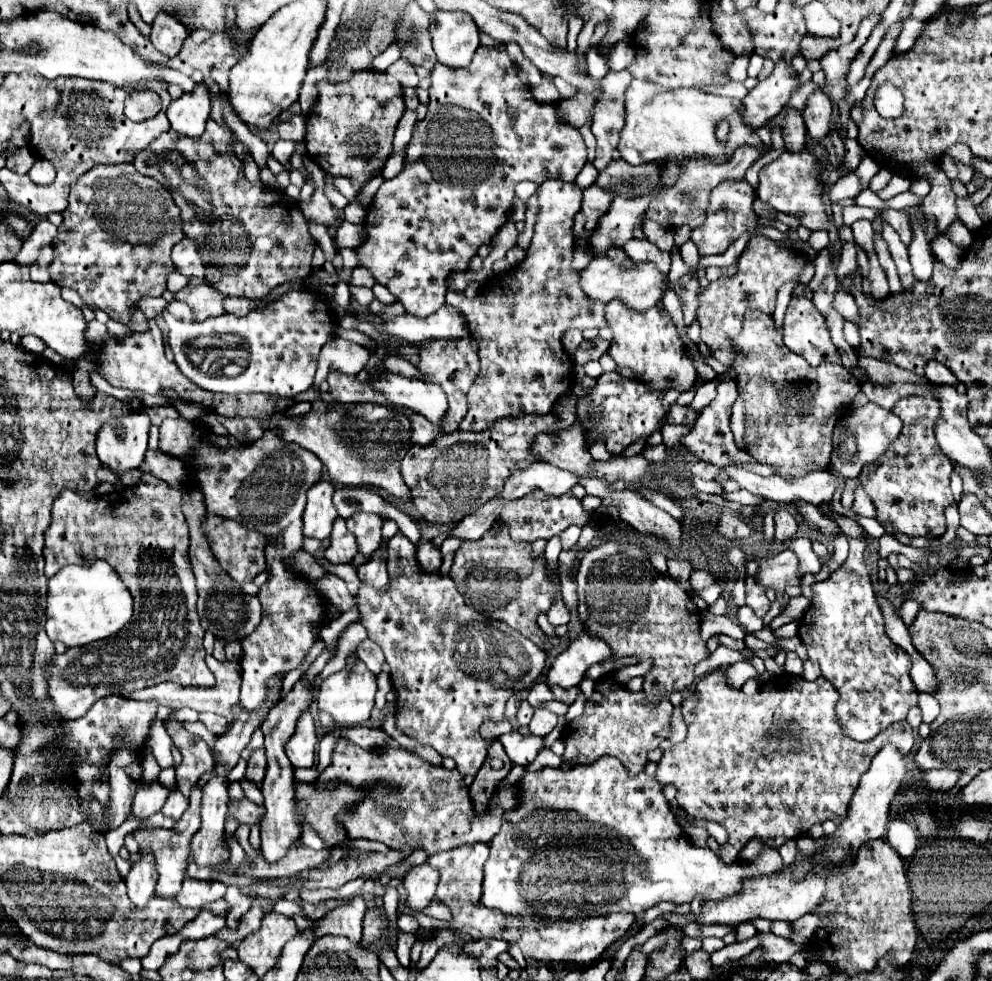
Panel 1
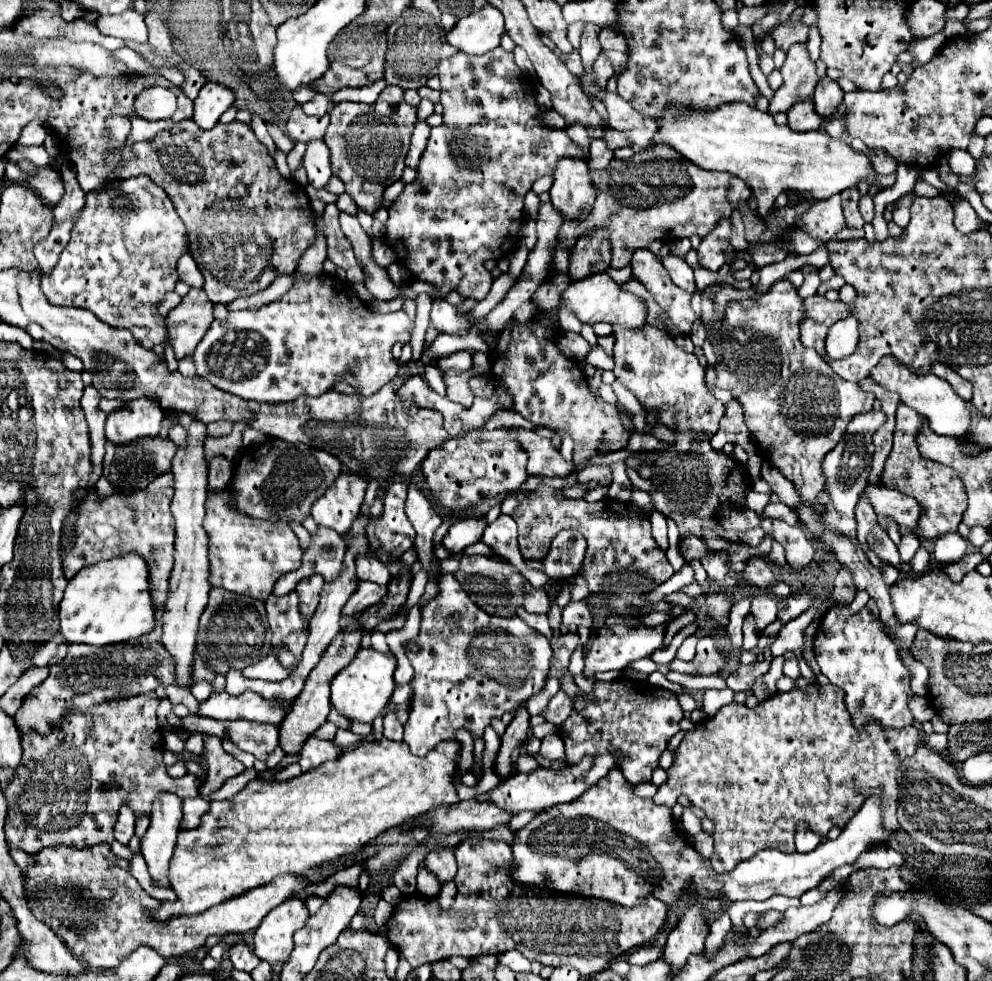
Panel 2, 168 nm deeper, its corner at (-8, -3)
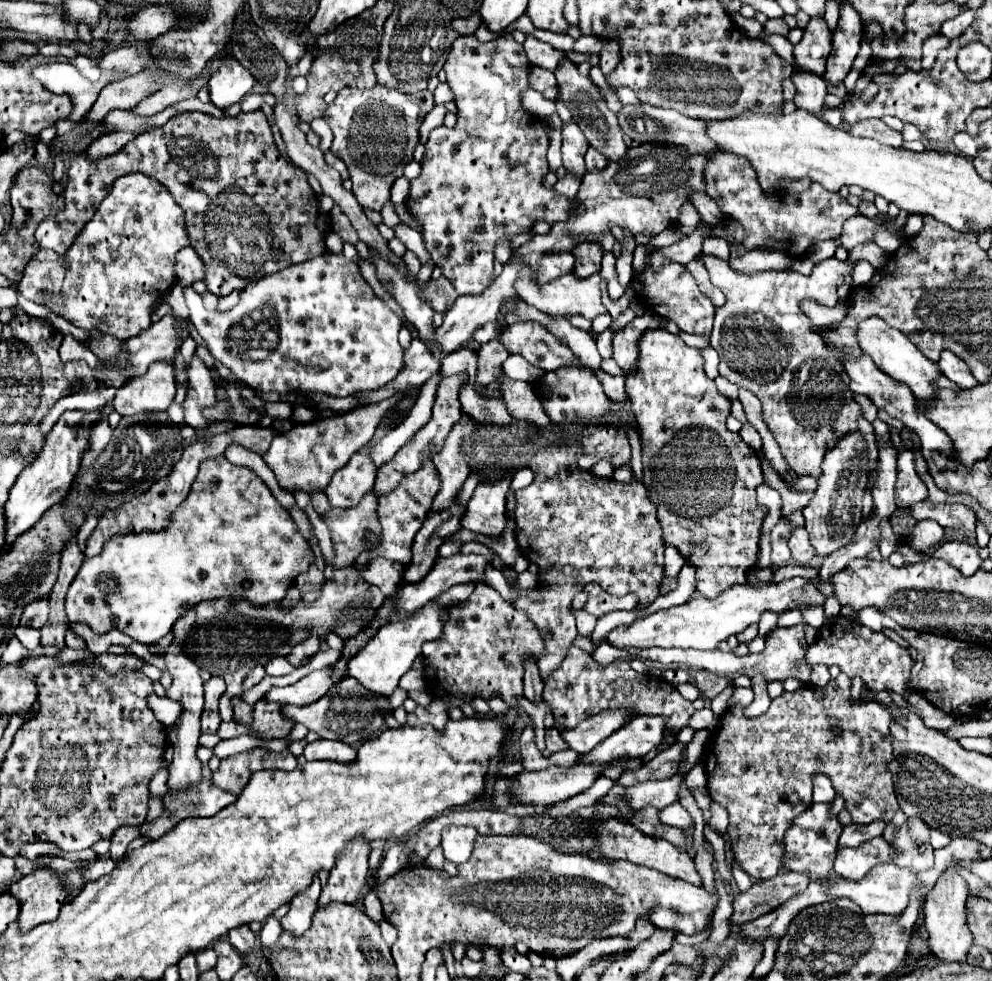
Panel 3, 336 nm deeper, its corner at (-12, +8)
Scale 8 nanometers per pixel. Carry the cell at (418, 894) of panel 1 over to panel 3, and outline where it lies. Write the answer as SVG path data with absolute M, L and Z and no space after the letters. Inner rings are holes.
M456 825L444 827L444 831L442 831L444 857L456 865L468 861L478 835L480 833L474 827L456 827Z

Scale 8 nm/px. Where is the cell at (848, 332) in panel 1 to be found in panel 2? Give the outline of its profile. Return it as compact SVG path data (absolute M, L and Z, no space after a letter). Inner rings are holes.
M882 356L880 362L872 368L870 376L886 390L892 390L892 392L898 392L900 394L900 400L914 408L916 412L924 414L928 418L928 426L940 434L940 436L952 436L952 438L958 438L958 440L964 440L970 436L970 422L972 422L972 416L970 416L970 410L968 410L968 402L964 398L960 398L952 386L934 376L932 372L928 374L916 374L916 372L910 372L904 364L896 362L896 358L890 358L890 356Z

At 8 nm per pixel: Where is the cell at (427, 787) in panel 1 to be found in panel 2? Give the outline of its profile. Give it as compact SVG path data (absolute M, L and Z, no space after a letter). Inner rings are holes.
M604 754L596 758L584 758L576 766L566 766L562 770L550 770L550 768L540 768L530 774L514 774L500 782L496 788L486 792L486 802L492 802L494 806L510 812L512 816L524 812L524 810L548 810L560 802L572 802L576 800L588 786L592 786L596 780L604 778L608 770L616 766L614 756Z

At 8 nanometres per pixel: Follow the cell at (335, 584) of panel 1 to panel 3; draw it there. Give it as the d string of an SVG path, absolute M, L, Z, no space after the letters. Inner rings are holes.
M314 489L314 491L310 491L310 497L312 497L312 505L314 505L314 509L316 509L320 515L326 513L326 511L330 509L330 503L328 503L328 497L326 497L324 491Z

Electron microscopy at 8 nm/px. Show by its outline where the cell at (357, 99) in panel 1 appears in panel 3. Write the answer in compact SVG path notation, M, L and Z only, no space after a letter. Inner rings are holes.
M382 85L368 91L354 87L338 91L338 97L324 115L334 135L330 151L346 163L352 179L352 193L364 209L380 211L390 199L390 187L398 177L402 177L404 165L412 161L418 145L420 123L432 107L434 97L430 91L406 95Z

